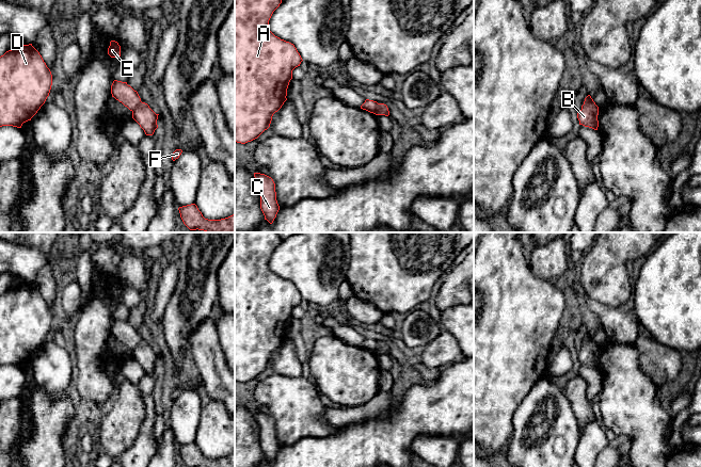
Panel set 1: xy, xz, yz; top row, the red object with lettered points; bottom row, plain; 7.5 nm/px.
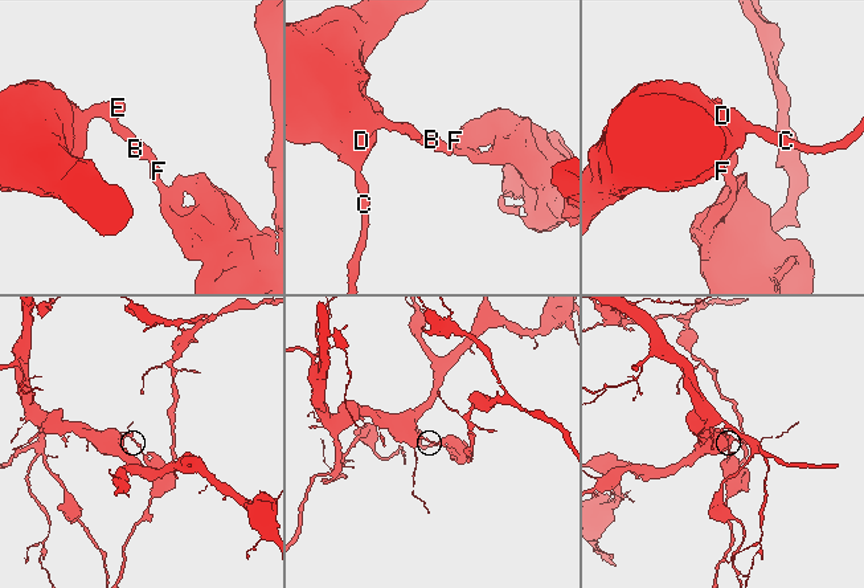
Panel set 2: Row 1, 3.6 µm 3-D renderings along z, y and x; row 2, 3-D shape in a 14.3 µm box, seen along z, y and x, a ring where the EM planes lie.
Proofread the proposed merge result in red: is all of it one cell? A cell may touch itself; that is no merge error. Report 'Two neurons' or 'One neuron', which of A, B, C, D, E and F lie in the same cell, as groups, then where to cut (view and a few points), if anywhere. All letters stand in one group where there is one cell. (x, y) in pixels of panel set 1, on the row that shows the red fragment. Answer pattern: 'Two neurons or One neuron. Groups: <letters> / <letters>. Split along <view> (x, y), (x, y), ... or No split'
Two neurons. Groups: A C D E / B F. Split along xz (378, 103), (376, 114)

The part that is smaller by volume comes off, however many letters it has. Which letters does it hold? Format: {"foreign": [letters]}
{"foreign": ["B", "F"]}

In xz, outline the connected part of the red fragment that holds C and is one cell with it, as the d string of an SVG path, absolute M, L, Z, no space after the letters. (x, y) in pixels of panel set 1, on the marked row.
M254 173L255 180L260 188L260 209L270 224L273 223L280 210L276 200L275 183L265 174Z

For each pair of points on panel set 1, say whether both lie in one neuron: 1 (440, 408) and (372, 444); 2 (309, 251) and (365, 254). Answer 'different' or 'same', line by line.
1: same
2: different

